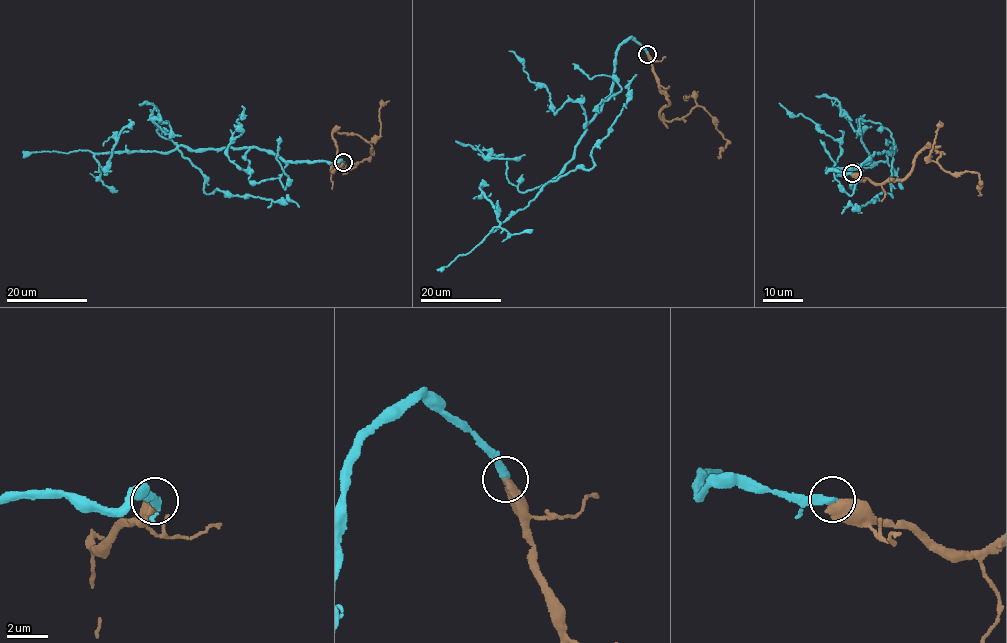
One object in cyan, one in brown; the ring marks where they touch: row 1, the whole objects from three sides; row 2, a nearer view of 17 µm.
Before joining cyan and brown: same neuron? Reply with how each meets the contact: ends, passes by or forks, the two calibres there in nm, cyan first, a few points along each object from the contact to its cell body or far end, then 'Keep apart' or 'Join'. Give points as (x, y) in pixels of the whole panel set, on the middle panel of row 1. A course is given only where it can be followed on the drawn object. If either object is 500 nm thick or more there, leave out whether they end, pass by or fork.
Thickness 360 nm (cyan) against 600 nm. Course of cyan: (647, 53), (631, 38), (619, 47), (611, 94), (572, 157), (494, 231), (497, 213), (481, 188). Course of brown: (647, 54), (668, 102), (659, 113), (661, 117), (682, 119), (701, 106), (727, 140), (718, 156). Keep apart

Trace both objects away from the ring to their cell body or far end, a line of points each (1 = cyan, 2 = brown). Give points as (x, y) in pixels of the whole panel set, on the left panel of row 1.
1: (343, 162), (285, 161), (255, 147), (182, 146), (166, 152), (104, 152), (94, 155), (101, 167), (128, 119)
2: (343, 162), (331, 171), (336, 150), (332, 136), (334, 131), (352, 133), (371, 145), (370, 156), (343, 174)

